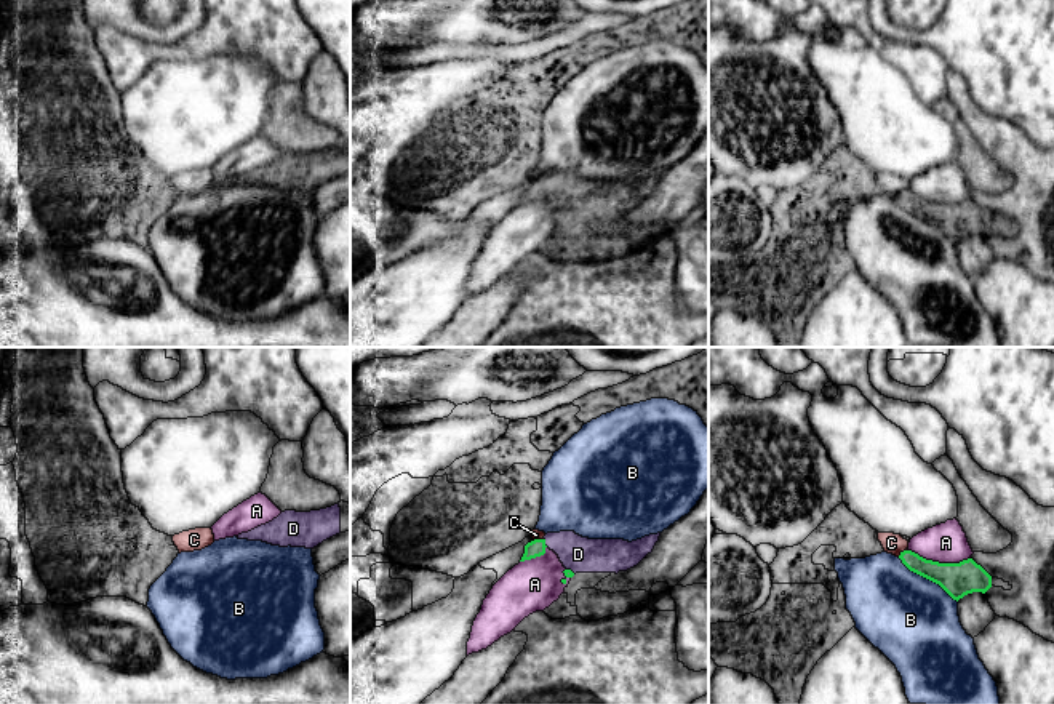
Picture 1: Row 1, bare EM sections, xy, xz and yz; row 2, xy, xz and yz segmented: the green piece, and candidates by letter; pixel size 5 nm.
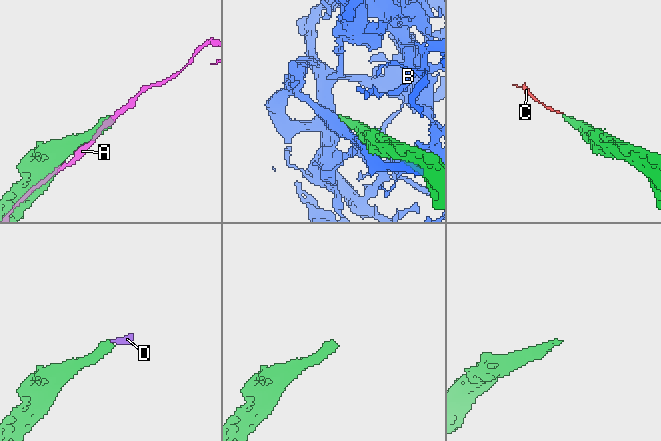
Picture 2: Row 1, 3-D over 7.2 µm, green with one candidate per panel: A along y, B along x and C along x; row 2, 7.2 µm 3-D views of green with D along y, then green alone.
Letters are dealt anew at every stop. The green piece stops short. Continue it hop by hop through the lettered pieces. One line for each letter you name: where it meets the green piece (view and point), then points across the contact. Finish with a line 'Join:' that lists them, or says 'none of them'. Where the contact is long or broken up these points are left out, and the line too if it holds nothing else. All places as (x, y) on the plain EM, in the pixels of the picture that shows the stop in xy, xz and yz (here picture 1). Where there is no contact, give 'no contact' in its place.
D: contact xz (544, 184); way xz (536, 189), (544, 184), (563, 184), (578, 196)
Join: D

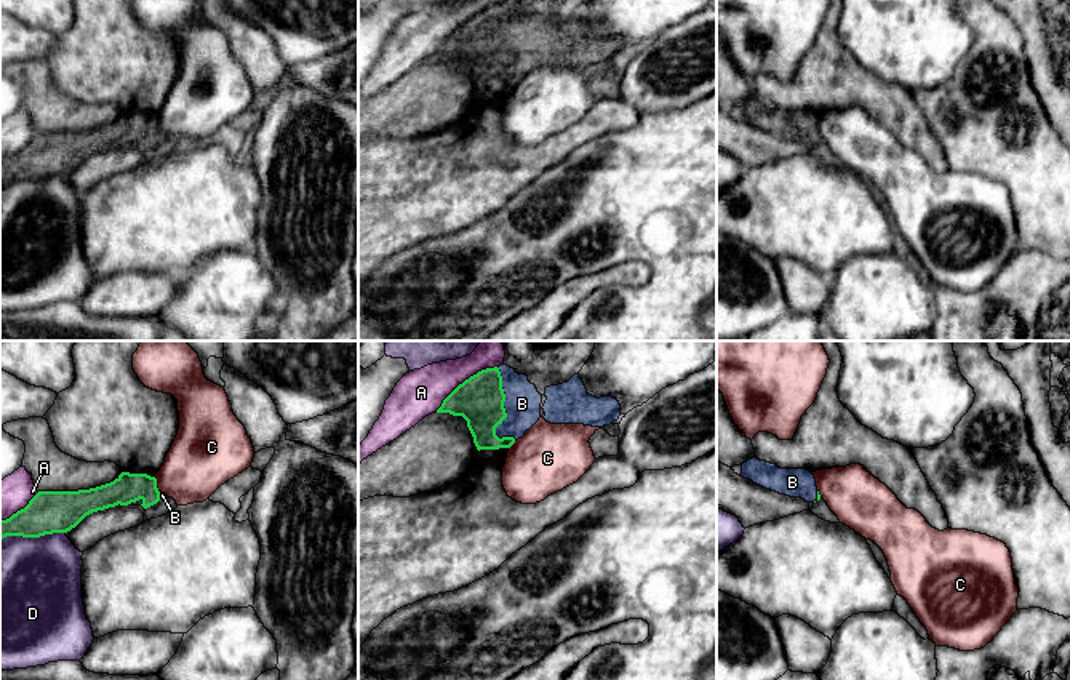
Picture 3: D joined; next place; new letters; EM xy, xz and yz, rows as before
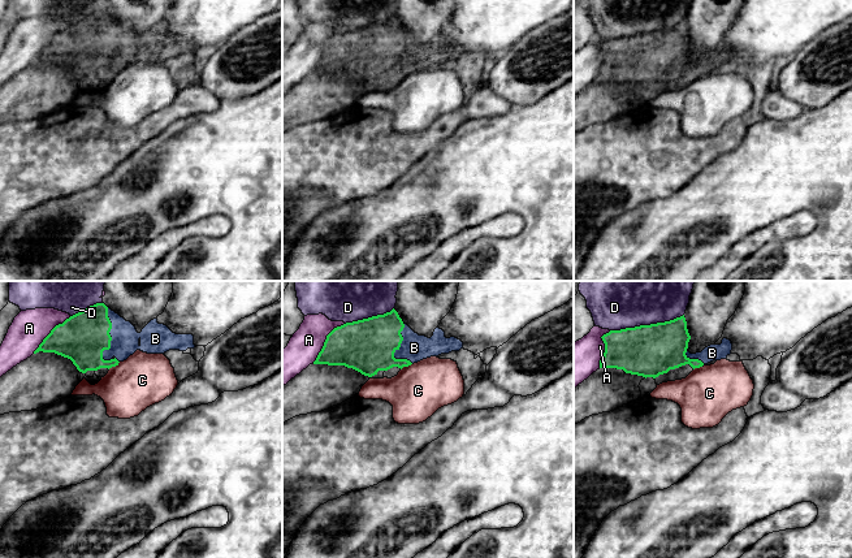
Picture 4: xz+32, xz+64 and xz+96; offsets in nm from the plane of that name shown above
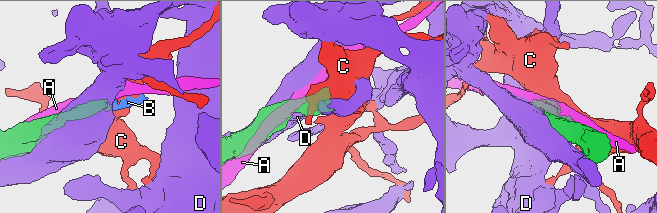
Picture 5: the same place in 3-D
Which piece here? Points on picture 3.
B: contact xz (504, 52); way xz (480, 40), (496, 44), (504, 52), (522, 45)
Join: B

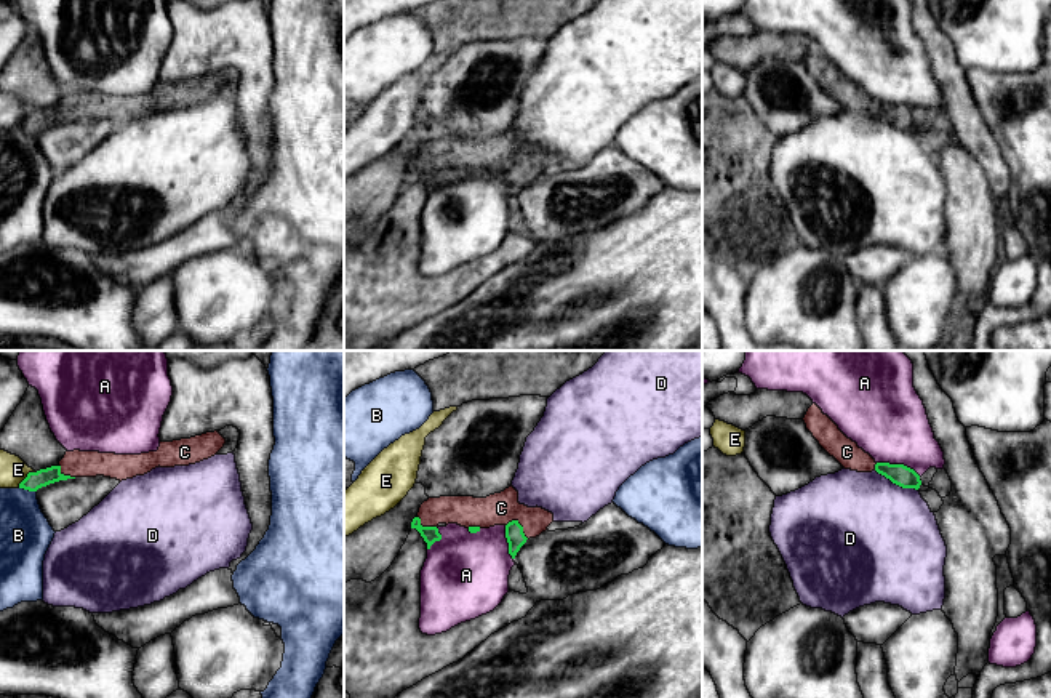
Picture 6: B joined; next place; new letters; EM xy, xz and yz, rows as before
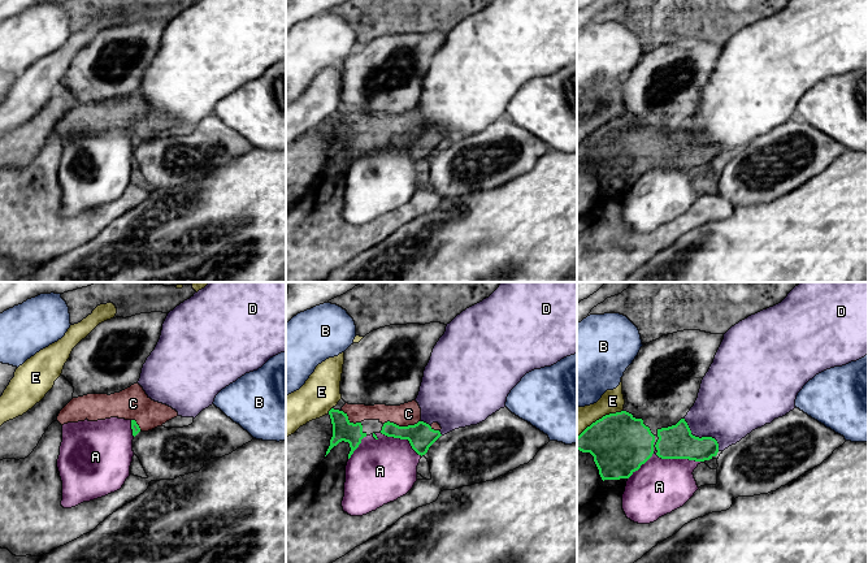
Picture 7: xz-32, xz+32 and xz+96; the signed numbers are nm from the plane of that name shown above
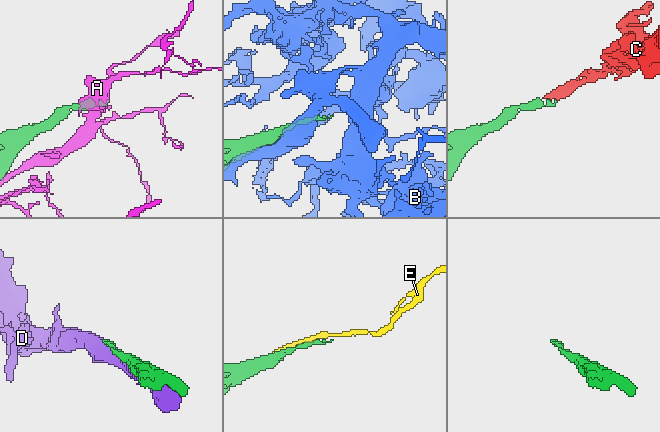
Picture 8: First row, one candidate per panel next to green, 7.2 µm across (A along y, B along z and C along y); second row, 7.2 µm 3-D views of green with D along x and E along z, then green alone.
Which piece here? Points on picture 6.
C: contact xz (520, 167)
Join: C

